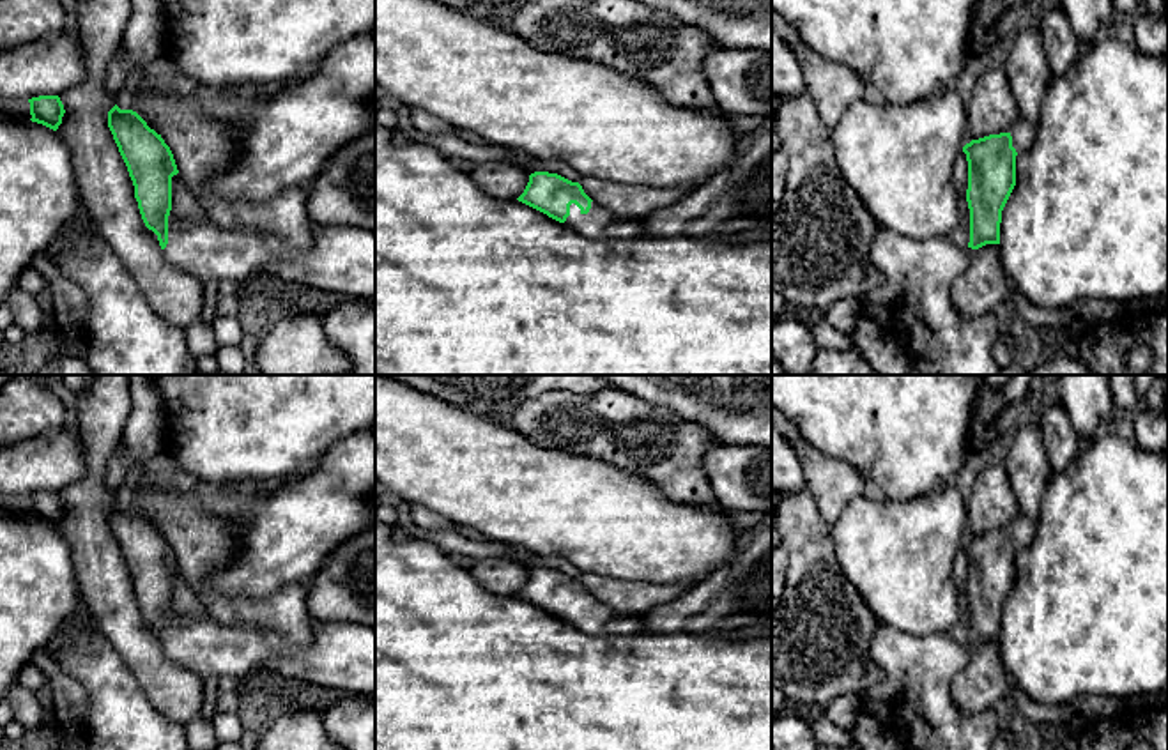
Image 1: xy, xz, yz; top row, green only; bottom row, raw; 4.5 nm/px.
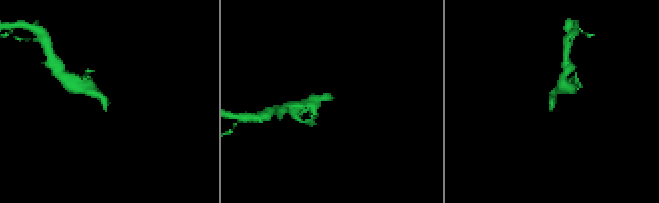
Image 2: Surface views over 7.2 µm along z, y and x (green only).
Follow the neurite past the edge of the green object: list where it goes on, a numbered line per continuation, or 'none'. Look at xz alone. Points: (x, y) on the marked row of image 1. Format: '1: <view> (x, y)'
1: xz (599, 223)

